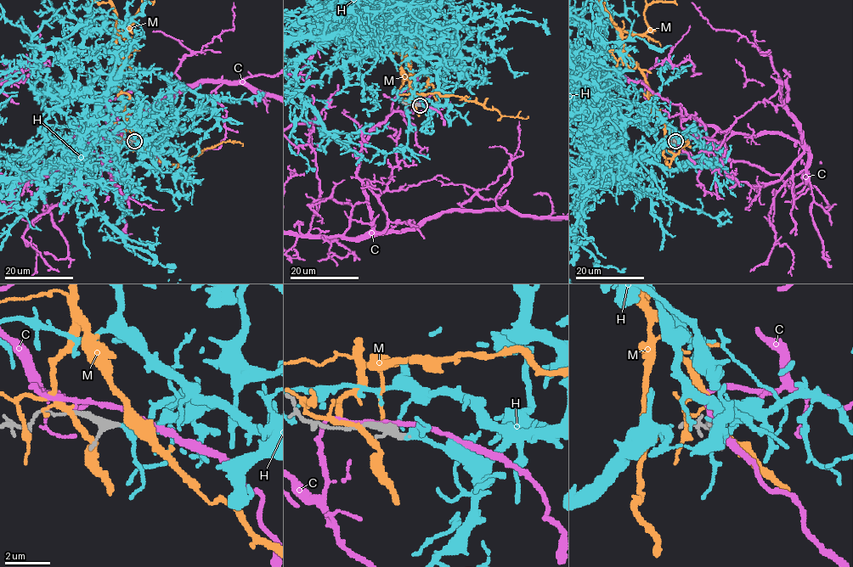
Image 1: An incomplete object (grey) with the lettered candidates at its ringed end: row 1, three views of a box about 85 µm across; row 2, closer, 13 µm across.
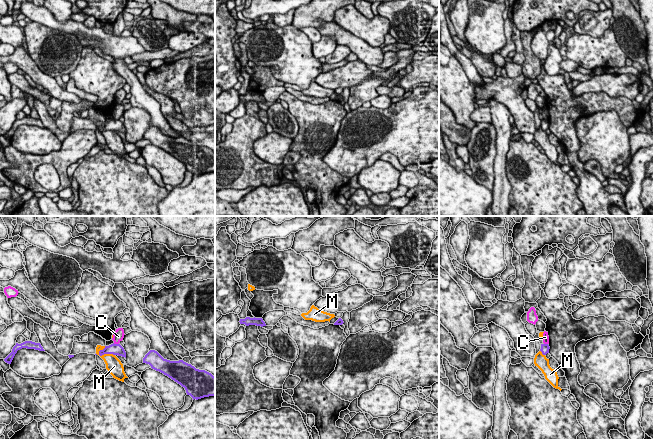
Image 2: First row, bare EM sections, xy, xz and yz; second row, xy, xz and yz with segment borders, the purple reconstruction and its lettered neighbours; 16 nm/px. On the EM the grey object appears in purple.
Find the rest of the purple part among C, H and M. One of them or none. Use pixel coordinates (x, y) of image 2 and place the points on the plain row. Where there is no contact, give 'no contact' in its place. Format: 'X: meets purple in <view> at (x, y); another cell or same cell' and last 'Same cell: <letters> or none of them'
C: meets purple in xy at (116, 120); another cell
H: no contact; same cell
M: meets purple in xy at (105, 129); another cell
Same cell: H

